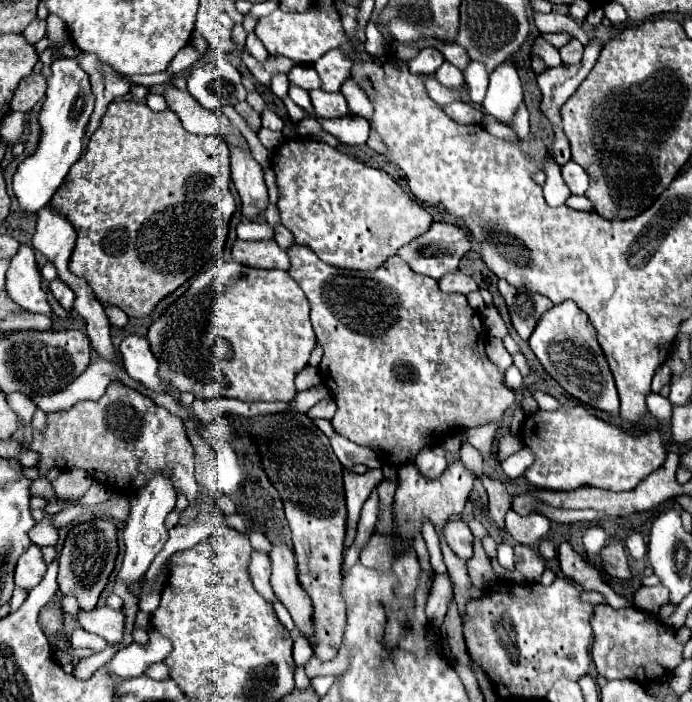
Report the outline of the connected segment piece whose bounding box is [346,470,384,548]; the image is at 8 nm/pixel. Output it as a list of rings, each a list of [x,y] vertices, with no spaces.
[[[368,470],[366,474],[352,474],[346,482],[348,494],[346,494],[346,504],[348,504],[348,540],[346,548],[354,542],[356,536],[356,524],[360,518],[362,504],[368,500],[370,492],[384,480],[382,470]]]

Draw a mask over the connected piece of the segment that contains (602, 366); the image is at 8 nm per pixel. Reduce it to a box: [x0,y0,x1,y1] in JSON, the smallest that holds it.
[528,300,620,416]

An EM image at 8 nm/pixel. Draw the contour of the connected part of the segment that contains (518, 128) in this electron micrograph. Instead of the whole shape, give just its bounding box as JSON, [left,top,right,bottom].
[511,104,530,140]

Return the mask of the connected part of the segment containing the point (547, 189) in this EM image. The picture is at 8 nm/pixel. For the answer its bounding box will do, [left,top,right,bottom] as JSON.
[542,160,570,206]

